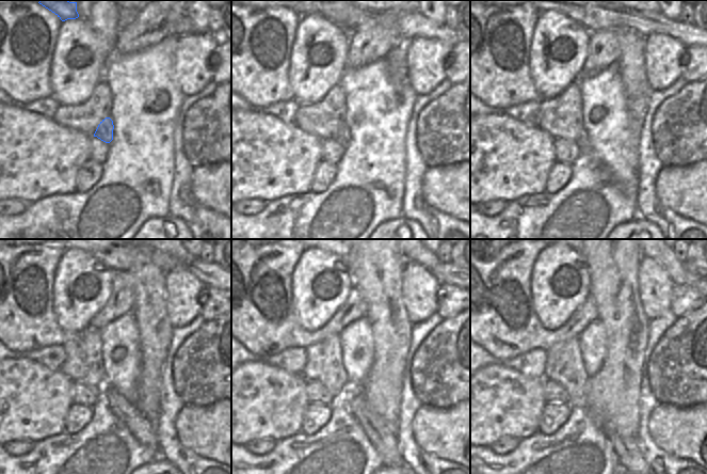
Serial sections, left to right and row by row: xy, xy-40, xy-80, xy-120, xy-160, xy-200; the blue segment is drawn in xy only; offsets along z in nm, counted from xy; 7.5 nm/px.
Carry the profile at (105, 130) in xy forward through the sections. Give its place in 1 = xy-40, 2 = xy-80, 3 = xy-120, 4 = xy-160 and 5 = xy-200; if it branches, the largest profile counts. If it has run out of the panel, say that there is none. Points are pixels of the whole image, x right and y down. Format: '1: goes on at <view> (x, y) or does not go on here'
1: goes on at xy-40 (343, 135)
2: goes on at xy-80 (583, 140)
3: goes on at xy-120 (144, 431)
4: goes on at xy-160 (382, 437)
5: goes on at xy-200 (626, 448)

